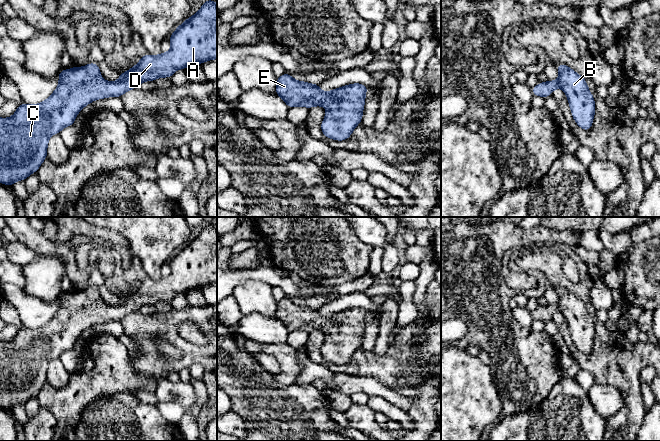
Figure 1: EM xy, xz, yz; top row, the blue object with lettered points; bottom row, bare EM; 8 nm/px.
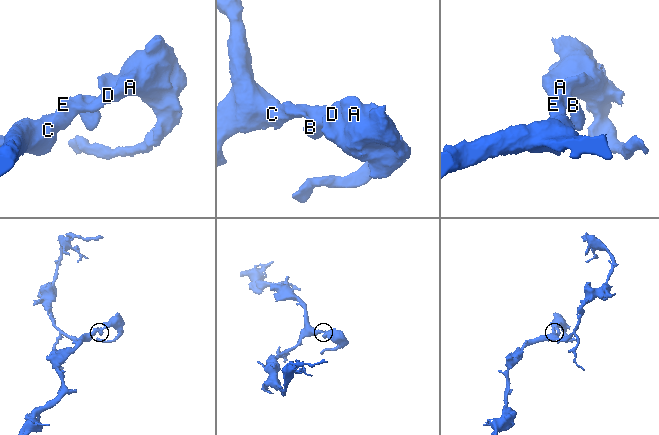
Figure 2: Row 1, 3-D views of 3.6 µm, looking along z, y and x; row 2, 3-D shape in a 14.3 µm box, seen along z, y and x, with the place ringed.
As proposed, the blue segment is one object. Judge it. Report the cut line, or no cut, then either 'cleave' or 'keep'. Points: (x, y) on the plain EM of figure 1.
no cut | keep

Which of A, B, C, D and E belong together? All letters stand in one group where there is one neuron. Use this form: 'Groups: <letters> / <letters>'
Groups: A B C D E

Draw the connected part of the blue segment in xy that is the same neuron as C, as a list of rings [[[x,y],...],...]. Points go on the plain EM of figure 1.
[[[210,223],[204,226],[199,235],[185,244],[169,261],[171,273],[157,280],[146,278],[130,294],[120,298],[115,306],[101,302],[97,287],[84,291],[61,294],[56,314],[39,328],[18,329],[10,342],[0,342],[0,407],[13,410],[18,404],[36,397],[47,382],[47,370],[52,358],[59,358],[67,350],[74,348],[82,332],[97,323],[121,321],[128,314],[139,311],[144,305],[155,305],[159,301],[171,302],[178,293],[202,288],[217,283],[217,228]]]

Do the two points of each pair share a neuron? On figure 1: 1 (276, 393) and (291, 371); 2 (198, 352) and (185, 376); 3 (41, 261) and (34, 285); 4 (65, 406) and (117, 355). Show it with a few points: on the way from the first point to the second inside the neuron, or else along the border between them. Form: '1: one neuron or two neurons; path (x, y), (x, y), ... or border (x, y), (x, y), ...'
1: two neurons; border (273, 374), (273, 377), (281, 384), (295, 384)
2: two neurons; border (188, 368), (183, 368), (179, 372)
3: one neuron; path (41, 267), (40, 279)
4: one neuron; path (78, 394), (105, 368)

